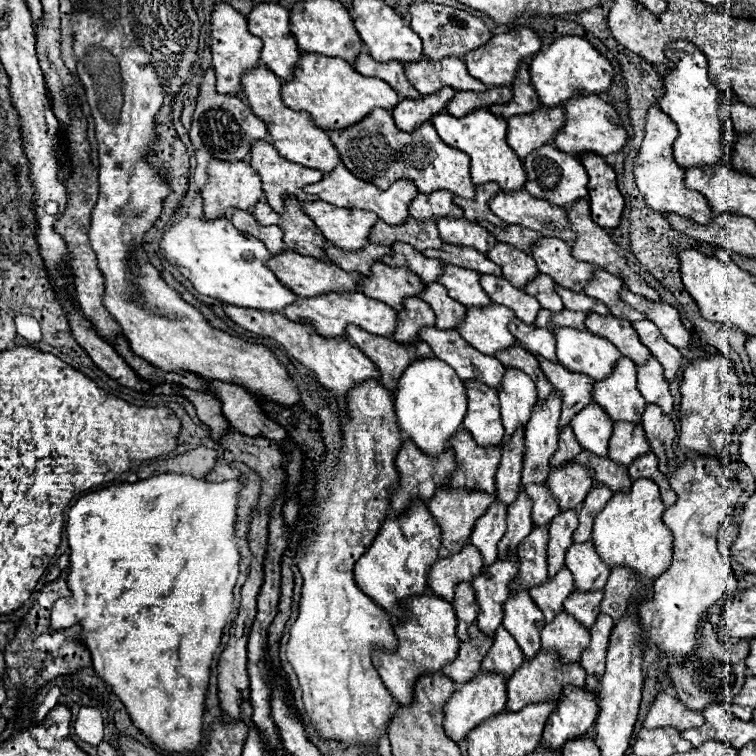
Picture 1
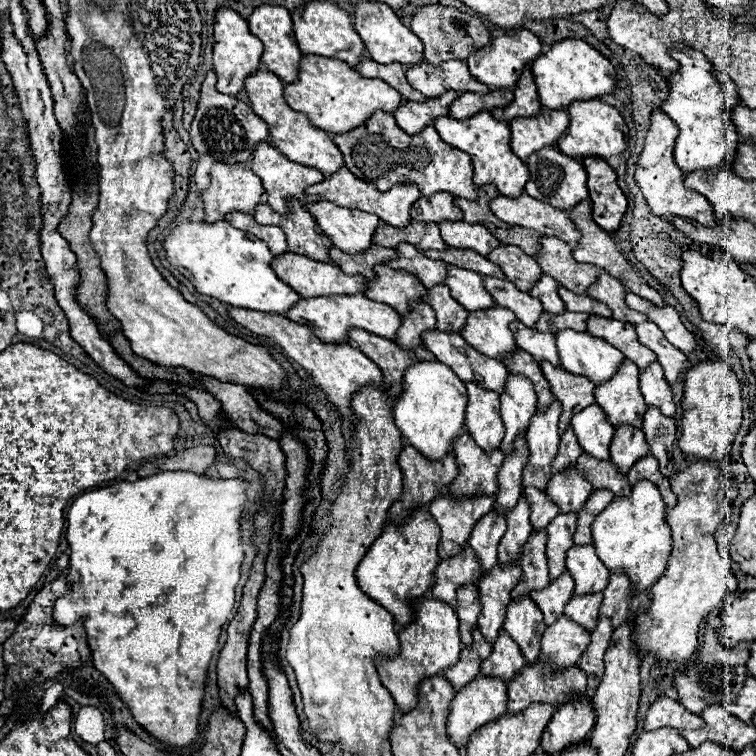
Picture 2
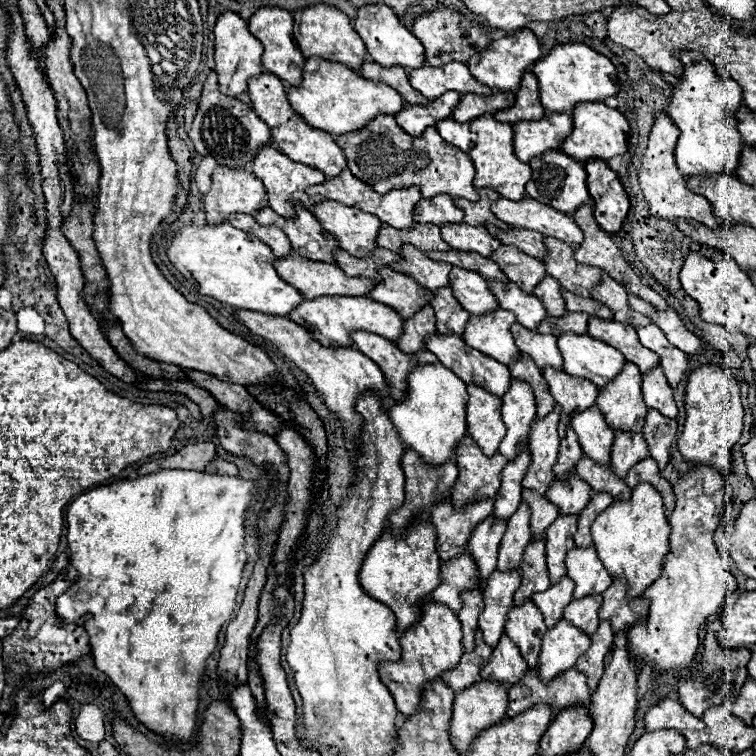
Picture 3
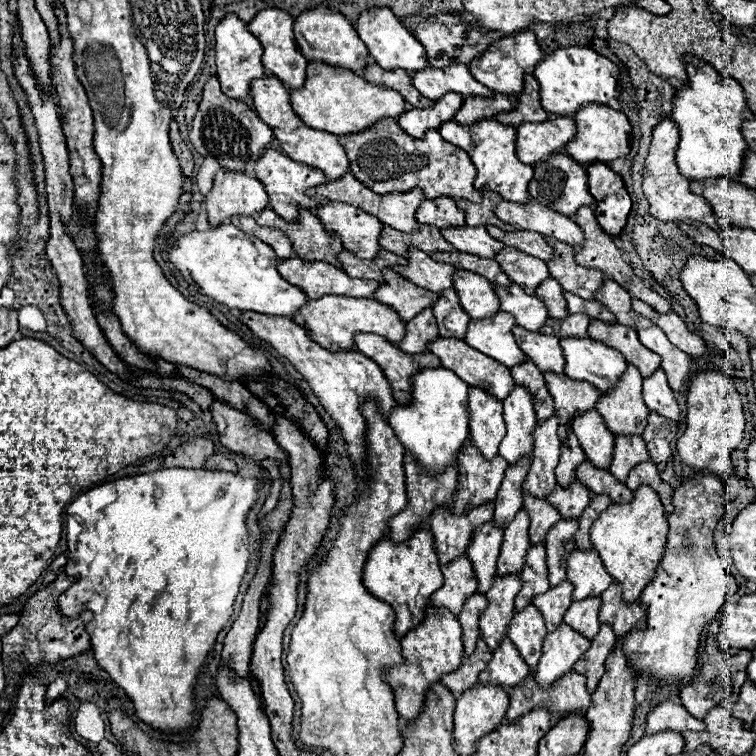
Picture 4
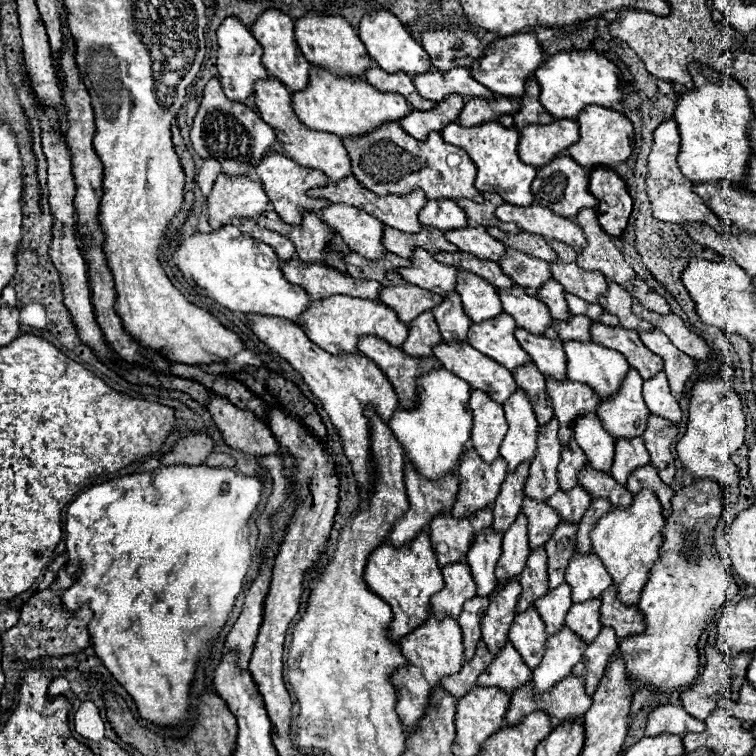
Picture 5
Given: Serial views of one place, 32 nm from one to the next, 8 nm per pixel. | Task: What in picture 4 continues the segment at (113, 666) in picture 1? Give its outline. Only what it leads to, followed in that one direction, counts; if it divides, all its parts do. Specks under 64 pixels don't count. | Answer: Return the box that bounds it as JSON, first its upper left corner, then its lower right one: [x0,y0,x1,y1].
[60,468,258,734]

